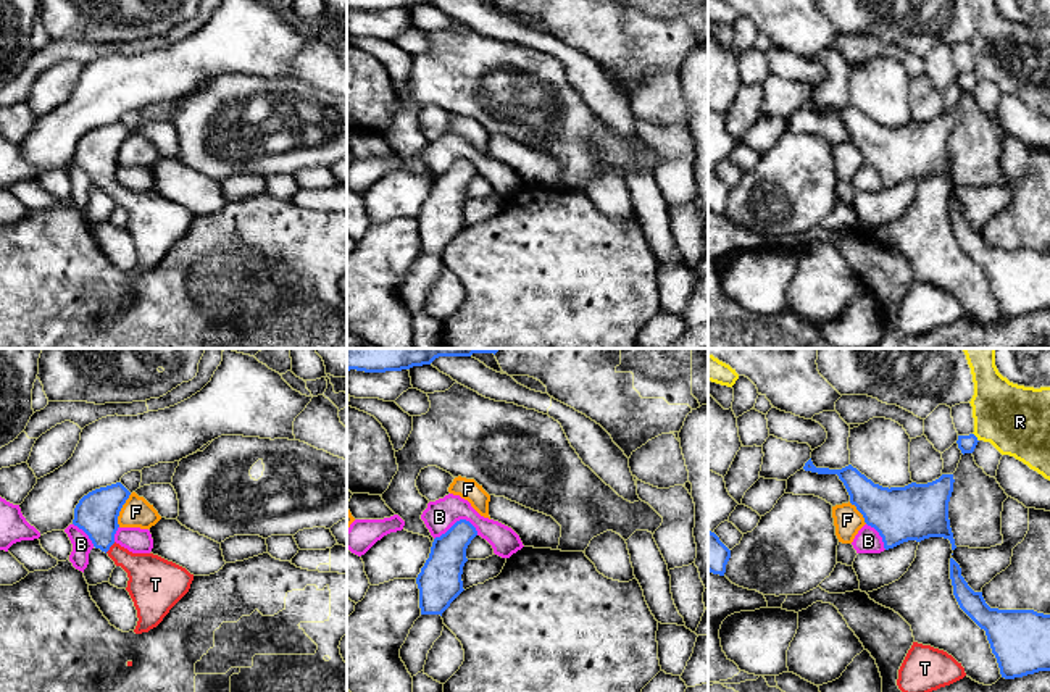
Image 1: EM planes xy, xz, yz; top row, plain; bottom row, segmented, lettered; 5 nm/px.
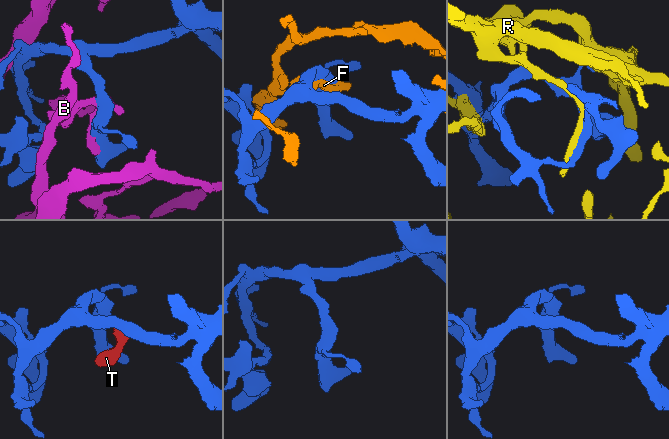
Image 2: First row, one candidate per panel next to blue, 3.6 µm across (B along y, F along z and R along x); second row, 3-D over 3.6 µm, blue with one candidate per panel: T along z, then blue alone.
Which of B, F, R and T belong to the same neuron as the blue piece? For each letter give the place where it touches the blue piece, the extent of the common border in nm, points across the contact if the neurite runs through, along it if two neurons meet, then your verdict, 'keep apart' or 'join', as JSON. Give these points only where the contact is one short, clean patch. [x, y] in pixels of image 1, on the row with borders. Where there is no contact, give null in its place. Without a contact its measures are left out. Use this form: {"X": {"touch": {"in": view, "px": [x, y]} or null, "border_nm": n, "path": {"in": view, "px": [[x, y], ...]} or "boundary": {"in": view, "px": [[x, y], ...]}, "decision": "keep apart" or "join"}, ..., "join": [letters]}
{"B": {"touch": {"in": "xz", "px": [457, 521]}, "border_nm": 220, "decision": "keep apart"}, "F": {"touch": {"in": "xy", "px": [120, 510]}, "border_nm": 180, "decision": "keep apart"}, "R": {"touch": {"in": "yz", "px": [976, 437]}, "border_nm": 50, "decision": "keep apart"}, "T": {"touch": {"in": "xy", "px": [110, 546]}, "border_nm": 80, "path": {"in": "xy", "px": [[97, 513], [102, 537], [110, 546], [149, 575]]}, "decision": "join"}, "join": ["T"]}

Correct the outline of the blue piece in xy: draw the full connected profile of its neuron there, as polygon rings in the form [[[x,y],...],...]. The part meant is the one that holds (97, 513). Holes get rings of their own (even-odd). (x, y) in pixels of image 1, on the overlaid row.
[[[121,482],[89,492],[76,505],[73,524],[127,573],[126,590],[139,618],[134,632],[142,634],[156,627],[189,592],[194,574],[158,555],[132,553],[115,542],[118,516],[129,495]]]

